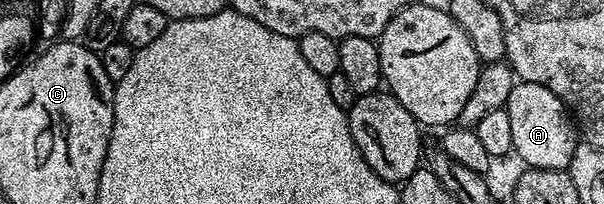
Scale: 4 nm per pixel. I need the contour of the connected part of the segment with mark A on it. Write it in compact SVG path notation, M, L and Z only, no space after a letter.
M515 82L505 108L512 121L513 154L519 155L527 168L557 171L569 168L574 151L580 145L580 135L570 112L552 89L535 83Z

